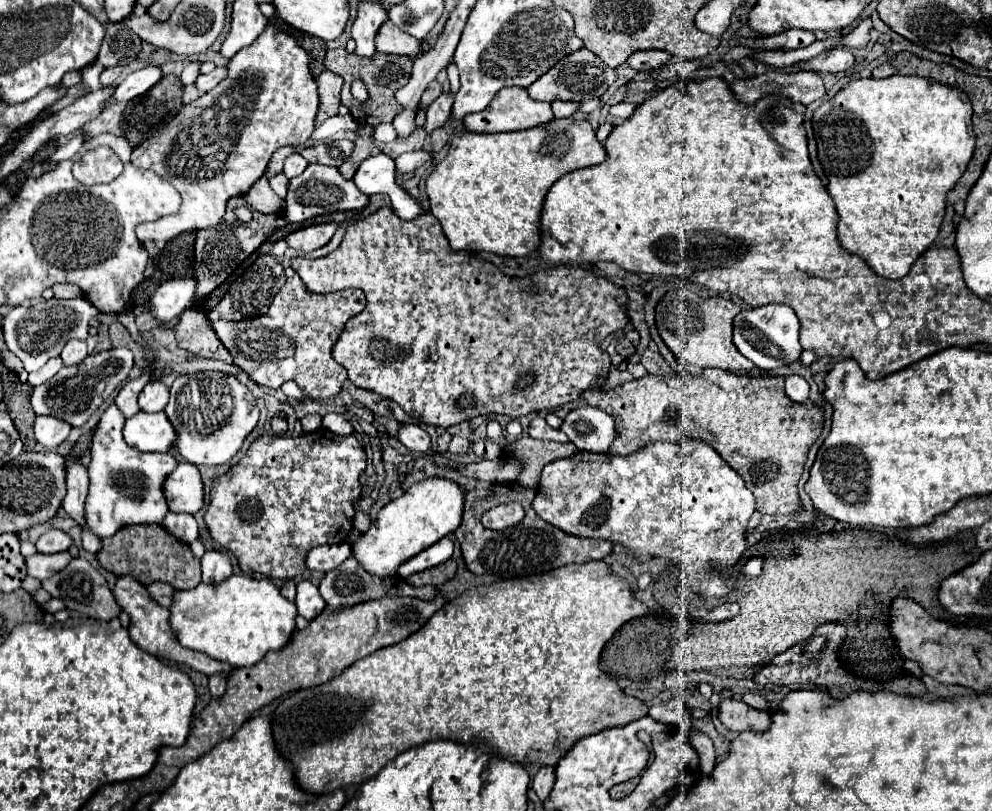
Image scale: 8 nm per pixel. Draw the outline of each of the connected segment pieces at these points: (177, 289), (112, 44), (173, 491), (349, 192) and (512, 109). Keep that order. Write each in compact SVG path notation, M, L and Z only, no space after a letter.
M171 279L157 287L149 297L149 309L157 323L169 323L179 317L195 293L195 279Z
M105 23L105 39L99 49L97 61L101 61L105 67L113 65L127 65L141 53L143 41L129 31L123 23Z
M179 463L165 481L165 499L169 511L195 515L203 507L203 483L199 469L191 463Z
M307 165L307 169L289 179L289 191L287 191L287 209L285 209L285 217L291 223L299 223L305 219L311 219L315 215L325 215L325 213L333 213L333 211L349 211L349 209L361 209L369 203L369 197L363 195L357 185L353 181L345 181L337 167L327 167L327 165Z
M505 87L481 113L465 115L465 129L475 133L501 133L531 129L553 119L549 103L529 97L527 89Z

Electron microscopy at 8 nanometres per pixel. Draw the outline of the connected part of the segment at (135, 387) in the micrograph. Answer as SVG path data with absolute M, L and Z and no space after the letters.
M141 375L129 383L125 383L125 387L119 391L119 395L115 397L115 405L119 407L119 411L125 417L133 417L135 413L139 413L139 405L137 405L137 395L141 393L141 389L145 387L145 383L149 381L149 375Z

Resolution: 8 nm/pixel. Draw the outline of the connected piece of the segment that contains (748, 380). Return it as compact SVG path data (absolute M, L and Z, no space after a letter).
M705 369L701 375L691 375L691 377L679 377L679 375L645 375L643 379L635 379L635 381L629 381L629 383L623 383L615 389L589 389L589 391L583 391L581 393L581 399L585 399L587 405L591 407L599 407L603 409L605 413L609 413L613 419L615 419L615 431L617 431L617 437L609 449L611 455L629 455L649 443L655 443L655 441L677 441L677 439L701 439L705 443L709 443L743 479L745 479L745 485L749 487L749 491L753 493L755 497L755 509L759 513L795 513L801 509L801 499L799 499L799 493L797 493L797 483L801 479L801 473L803 473L803 465L807 461L807 453L811 449L811 445L817 441L817 437L821 435L821 427L823 427L823 411L821 407L813 405L811 401L805 401L805 403L793 403L787 395L785 395L785 387L783 387L783 377L749 377L749 375L737 375L737 373L729 373L729 371L721 371L721 369Z

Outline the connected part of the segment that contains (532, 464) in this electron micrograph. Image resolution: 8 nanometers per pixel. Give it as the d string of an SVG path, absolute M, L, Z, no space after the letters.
M519 437L513 443L503 447L503 459L517 459L521 463L521 473L517 477L517 485L535 489L541 477L541 469L561 457L571 457L577 451L573 443L553 443L553 441L537 441L531 437Z

